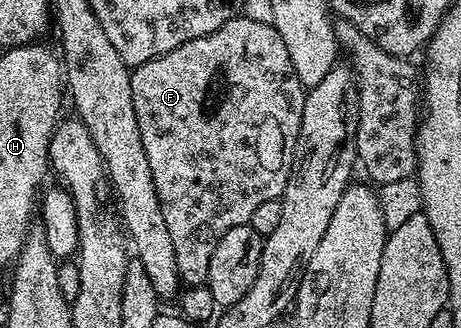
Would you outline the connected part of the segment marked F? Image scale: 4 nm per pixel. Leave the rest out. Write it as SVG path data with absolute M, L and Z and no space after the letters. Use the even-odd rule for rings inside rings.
M233 17L214 33L198 37L194 41L186 41L178 45L178 49L157 59L146 61L142 66L135 68L131 76L138 133L142 133L142 149L146 149L146 161L150 161L150 177L154 177L154 189L158 193L162 218L166 220L166 230L170 232L170 242L174 245L174 258L178 261L181 284L188 287L203 287L208 282L210 257L214 254L214 245L218 245L218 241L222 241L222 237L226 237L230 229L251 224L254 209L258 209L258 205L263 205L265 201L271 199L279 199L284 194L291 172L299 126L302 124L306 89L298 81L294 65L290 65L290 53L286 53L286 45L282 45L282 37L278 37L276 28L271 23L254 21L247 17Z

